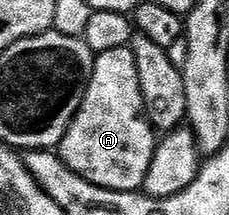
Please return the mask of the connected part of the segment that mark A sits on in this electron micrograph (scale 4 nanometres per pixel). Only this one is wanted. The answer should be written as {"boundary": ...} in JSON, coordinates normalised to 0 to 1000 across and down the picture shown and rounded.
{"boundary":[[[590,153],[576,158],[563,214],[415,256],[371,451],[284,637],[258,660],[249,716],[284,749],[284,767],[301,767],[301,786],[319,786],[319,805],[371,823],[371,842],[406,860],[498,888],[607,888],[642,833],[686,679],[686,623],[659,595],[659,572],[694,619],[742,619],[786,605],[812,549],[817,456],[795,326],[738,284],[725,219],[681,209],[672,191],[651,191],[651,172]]]}

